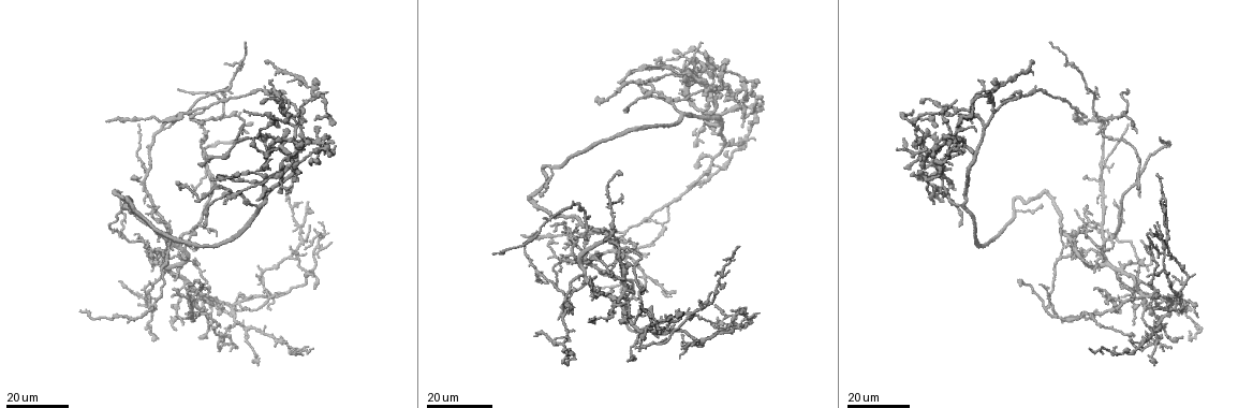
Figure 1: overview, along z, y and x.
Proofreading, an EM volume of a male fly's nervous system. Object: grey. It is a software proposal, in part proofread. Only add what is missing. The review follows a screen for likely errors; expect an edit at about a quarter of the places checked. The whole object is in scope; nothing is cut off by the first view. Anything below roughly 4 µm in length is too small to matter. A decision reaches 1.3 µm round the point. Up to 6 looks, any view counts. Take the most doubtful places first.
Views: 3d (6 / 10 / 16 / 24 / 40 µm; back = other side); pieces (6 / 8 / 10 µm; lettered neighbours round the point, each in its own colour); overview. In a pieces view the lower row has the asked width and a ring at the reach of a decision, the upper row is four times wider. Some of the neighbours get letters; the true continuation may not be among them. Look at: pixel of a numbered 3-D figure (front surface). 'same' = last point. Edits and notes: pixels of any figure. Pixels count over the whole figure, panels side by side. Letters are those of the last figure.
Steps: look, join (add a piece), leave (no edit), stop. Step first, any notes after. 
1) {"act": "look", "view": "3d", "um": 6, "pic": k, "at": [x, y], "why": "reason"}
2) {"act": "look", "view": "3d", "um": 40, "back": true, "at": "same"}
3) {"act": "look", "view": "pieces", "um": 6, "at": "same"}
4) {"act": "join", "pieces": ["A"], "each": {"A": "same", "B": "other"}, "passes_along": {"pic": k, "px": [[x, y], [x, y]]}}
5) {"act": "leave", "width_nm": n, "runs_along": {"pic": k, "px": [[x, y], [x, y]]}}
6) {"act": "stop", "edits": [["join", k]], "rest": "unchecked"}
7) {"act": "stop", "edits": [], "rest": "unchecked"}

{"act": "look", "view": "3d", "um": 16, "pic": 1, "at": [1158, 139], "why": "long arm stops here"}

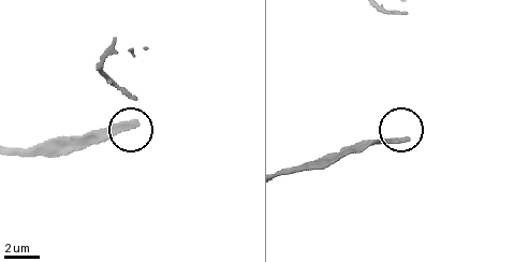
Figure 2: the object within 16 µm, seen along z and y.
{"act": "look", "view": "pieces", "um": 10, "pic": 2, "at": [404, 141]}

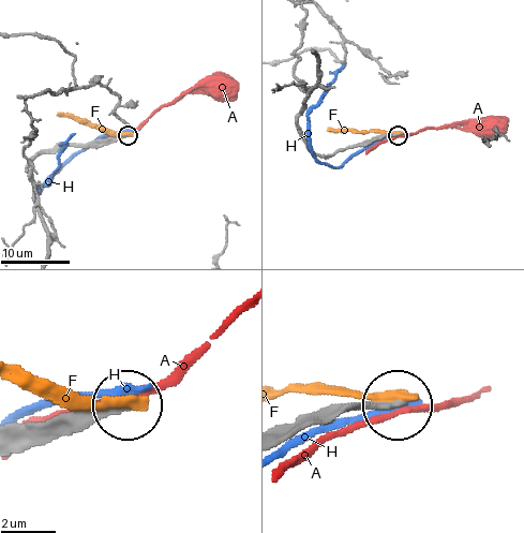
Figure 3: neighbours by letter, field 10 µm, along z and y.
{"act": "leave", "each": {"A": "other", "F": "other", "H": "other"}, "runs_along": {"pic": 3, "px": [[301, 134], [322, 156], [397, 135]]}, "found": "none of them fits"}

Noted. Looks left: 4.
{"act": "look", "view": "3d", "um": 16, "pic": 1, "at": [1157, 173], "why": "free end"}

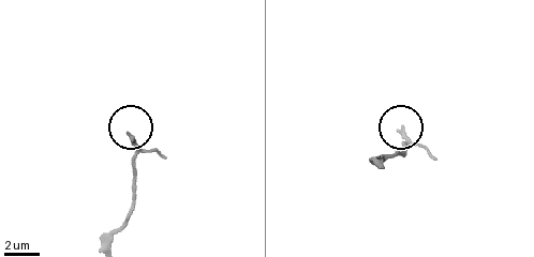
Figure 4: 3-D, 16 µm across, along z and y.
{"act": "look", "view": "pieces", "um": 6, "pic": 4, "at": [129, 133], "why": "what lies round it"}

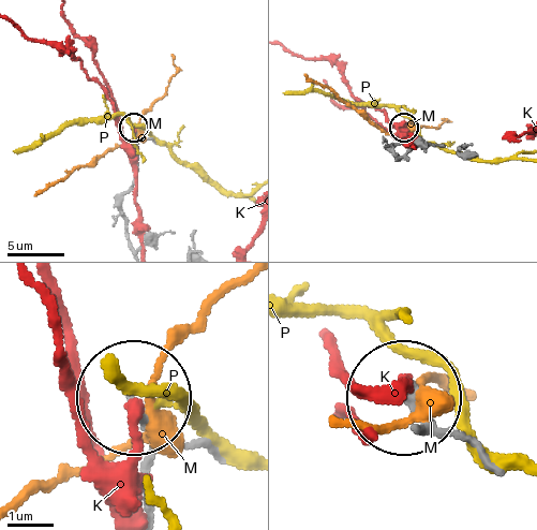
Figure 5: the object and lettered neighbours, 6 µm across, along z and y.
{"act": "leave", "each": {"K": "other", "M": "other", "P": "other"}, "runs_along": {"pic": 5, "px": [[131, 244], [121, 197], [136, 172], [138, 137], [134, 130]]}, "found": "no lettered piece goes on from it"}

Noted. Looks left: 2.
{"act": "look", "view": "3d", "um": 24, "pic": 1, "at": [1135, 134], "why": "free end"}

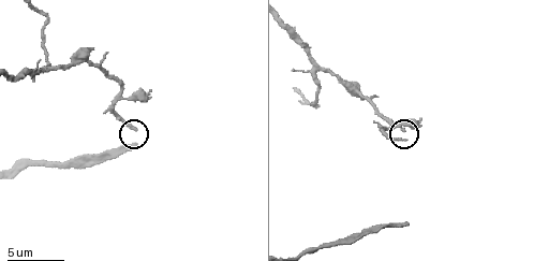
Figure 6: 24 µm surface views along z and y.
{"act": "look", "view": "pieces", "um": 8, "pic": 6, "at": [134, 128]}

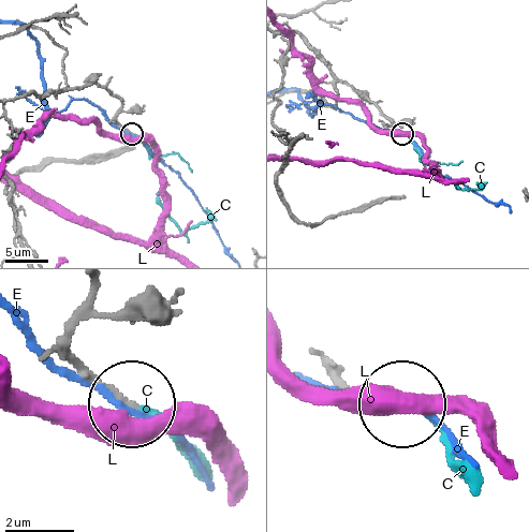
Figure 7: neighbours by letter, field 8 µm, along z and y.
{"act": "join", "pieces": ["C"], "each": {"C": "same", "E": "other", "L": "other"}, "passes_along": {"pic": 7, "px": [[77, 324], [72, 339], [81, 356], [158, 417], [178, 445]]}, "found": "the neuron continues"}

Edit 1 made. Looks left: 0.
{"act": "stop", "edits": [["join", 7]], "rest": "unchecked"}

